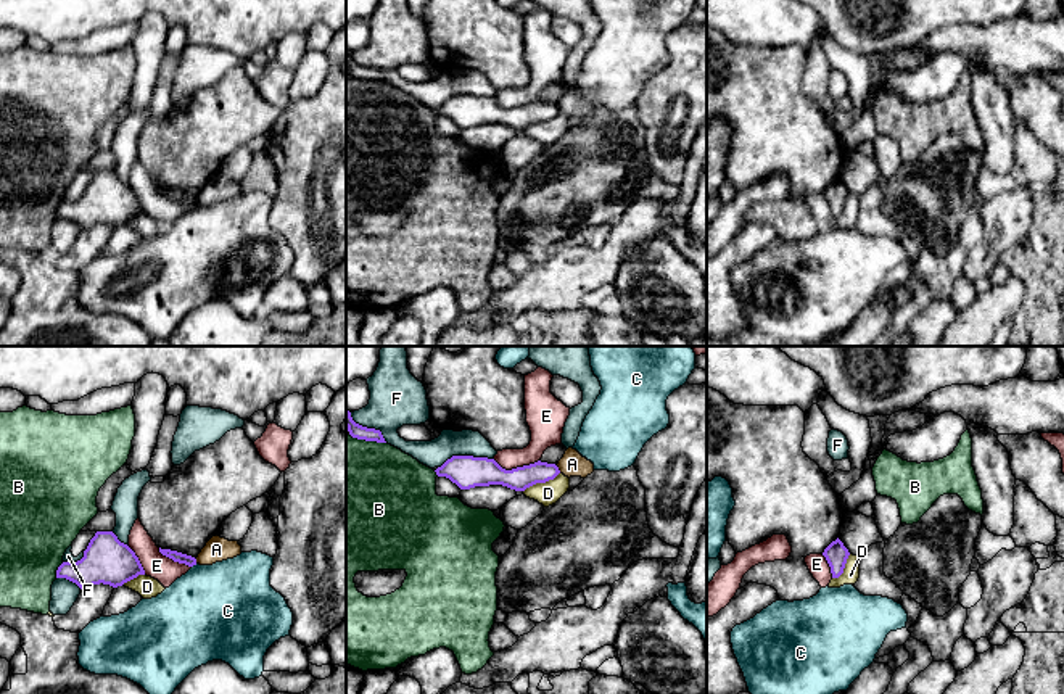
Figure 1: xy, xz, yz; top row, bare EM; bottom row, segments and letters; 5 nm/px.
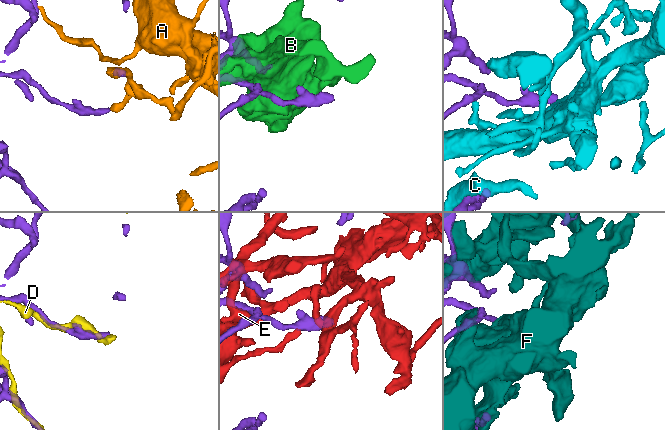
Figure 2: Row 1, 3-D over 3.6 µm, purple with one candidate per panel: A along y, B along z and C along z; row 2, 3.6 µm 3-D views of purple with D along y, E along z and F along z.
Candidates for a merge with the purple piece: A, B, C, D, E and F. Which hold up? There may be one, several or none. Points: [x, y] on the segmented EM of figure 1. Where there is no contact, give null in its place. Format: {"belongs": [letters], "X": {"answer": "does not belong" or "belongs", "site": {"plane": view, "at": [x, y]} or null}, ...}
{"belongs": [], "A": {"answer": "does not belong", "site": {"plane": "xz", "at": [557, 469]}}, "B": {"answer": "does not belong", "site": {"plane": "xy", "at": [57, 570]}}, "C": {"answer": "does not belong", "site": {"plane": "xy", "at": [193, 564]}}, "D": {"answer": "does not belong", "site": {"plane": "xz", "at": [541, 482]}}, "E": {"answer": "does not belong", "site": {"plane": "xz", "at": [515, 469]}}, "F": {"answer": "does not belong", "site": {"plane": "xz", "at": [466, 456]}}}

